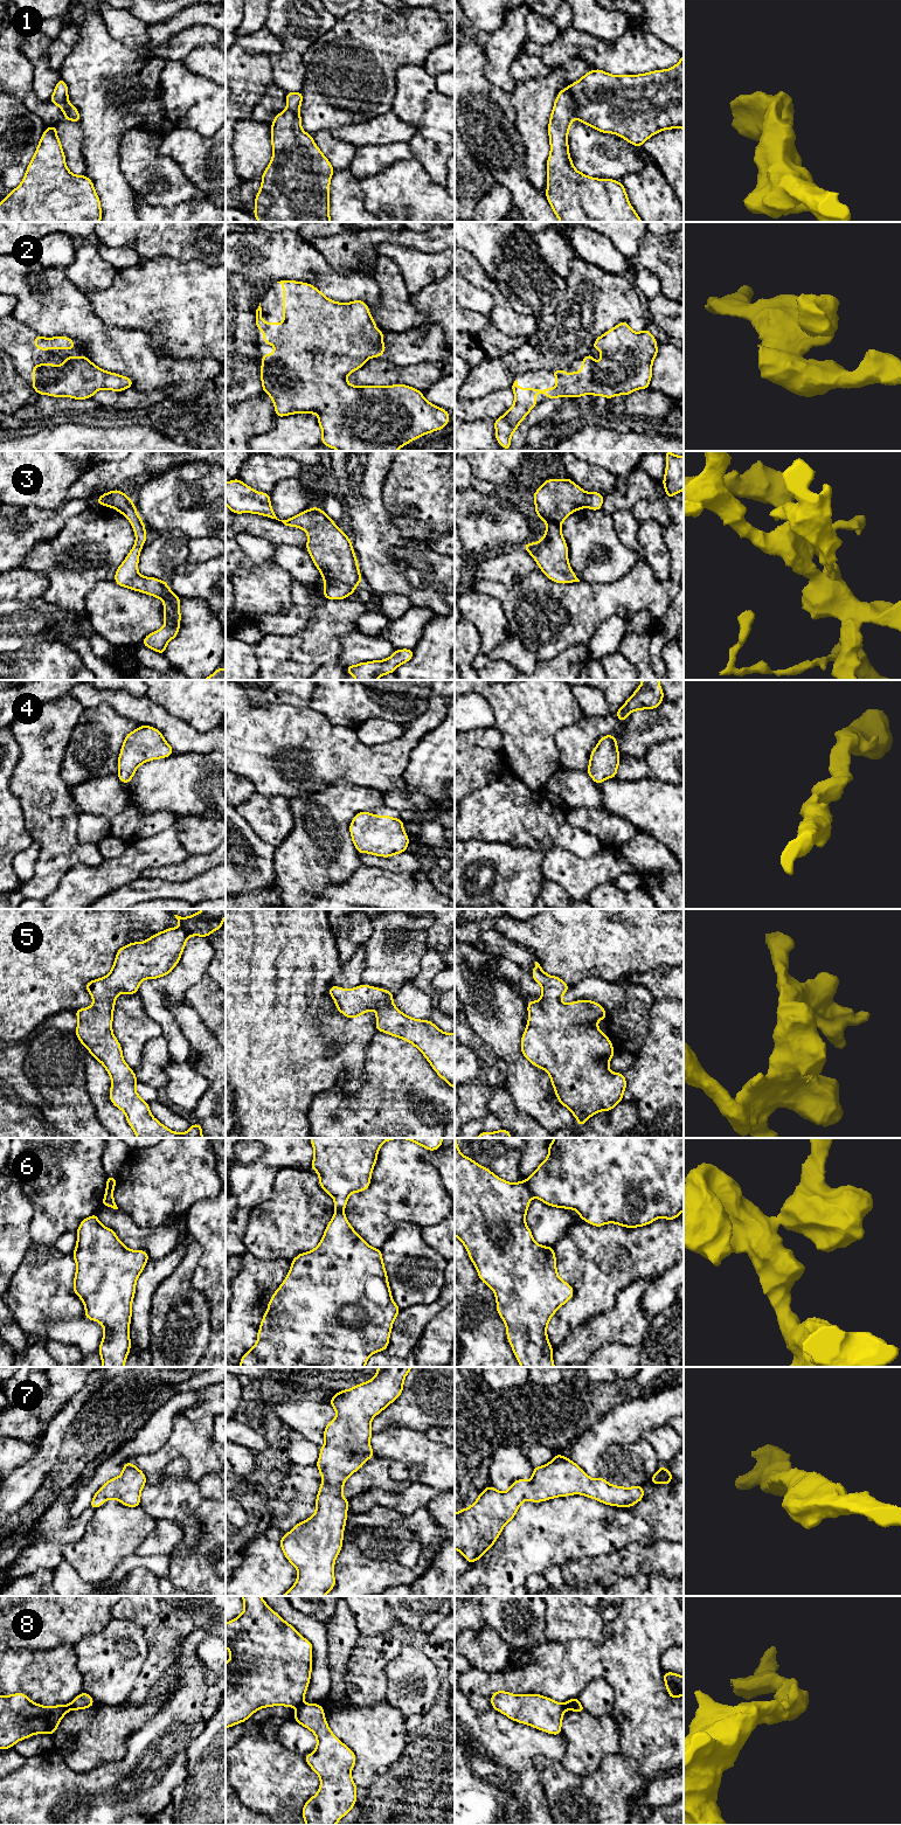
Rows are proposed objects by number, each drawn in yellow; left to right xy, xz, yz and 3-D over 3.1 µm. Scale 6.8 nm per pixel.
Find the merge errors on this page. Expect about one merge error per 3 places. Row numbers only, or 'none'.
3, 6, 8

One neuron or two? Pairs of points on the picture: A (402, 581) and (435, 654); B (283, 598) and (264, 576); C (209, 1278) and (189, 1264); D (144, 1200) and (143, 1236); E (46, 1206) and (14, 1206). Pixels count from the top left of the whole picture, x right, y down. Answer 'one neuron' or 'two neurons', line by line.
A: two neurons
B: one neuron
C: two neurons
D: two neurons
E: two neurons

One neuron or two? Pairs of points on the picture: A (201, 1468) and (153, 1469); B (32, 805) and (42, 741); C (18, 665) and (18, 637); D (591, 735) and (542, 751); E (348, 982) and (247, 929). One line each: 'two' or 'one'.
A: one
B: one
C: two
D: two
E: two

